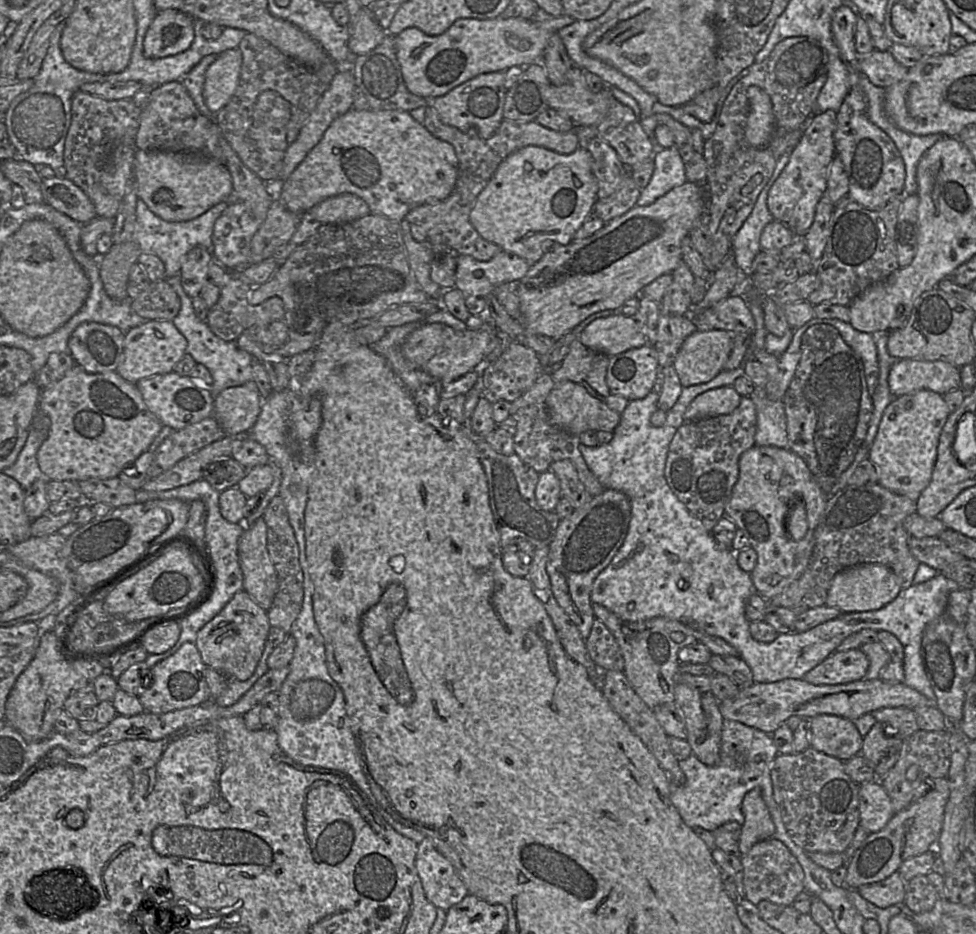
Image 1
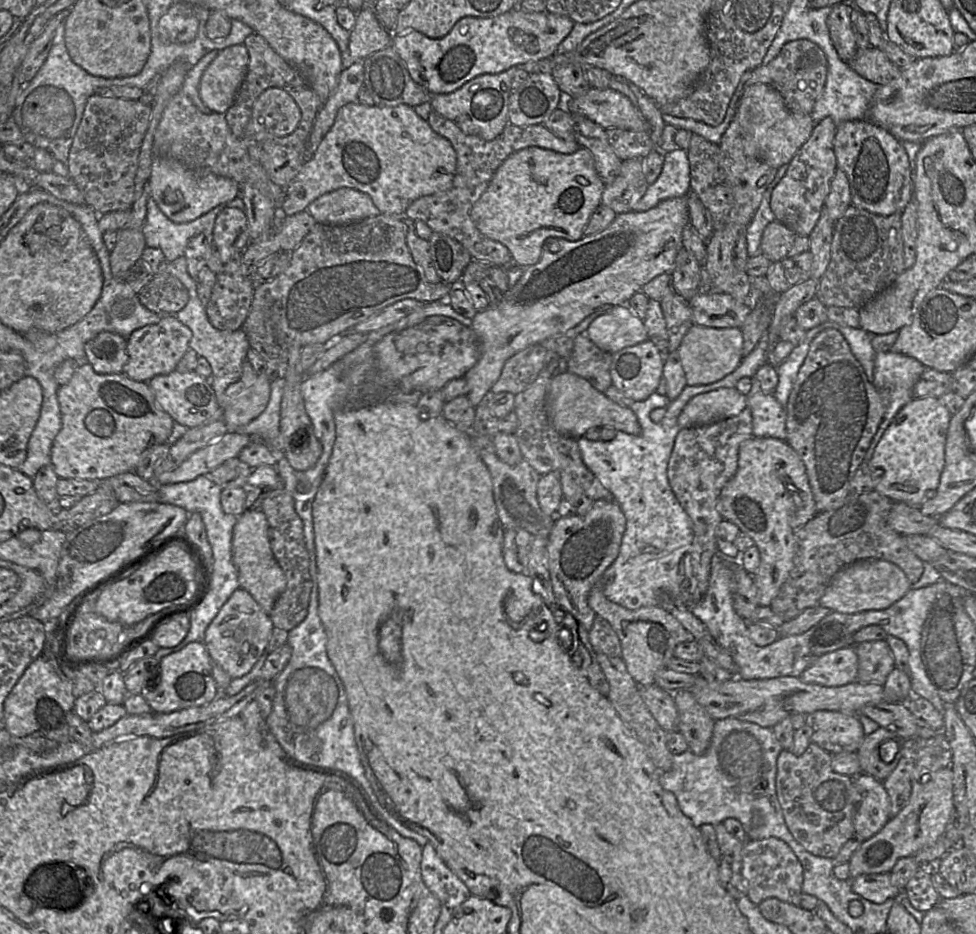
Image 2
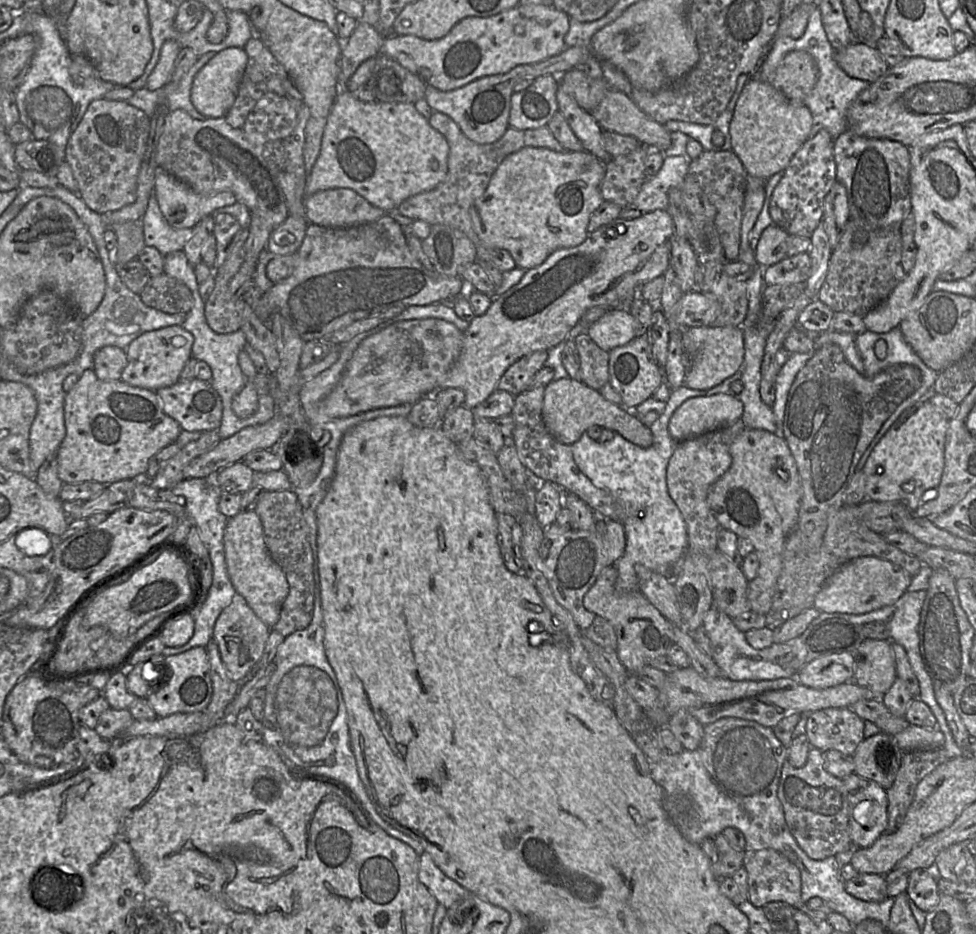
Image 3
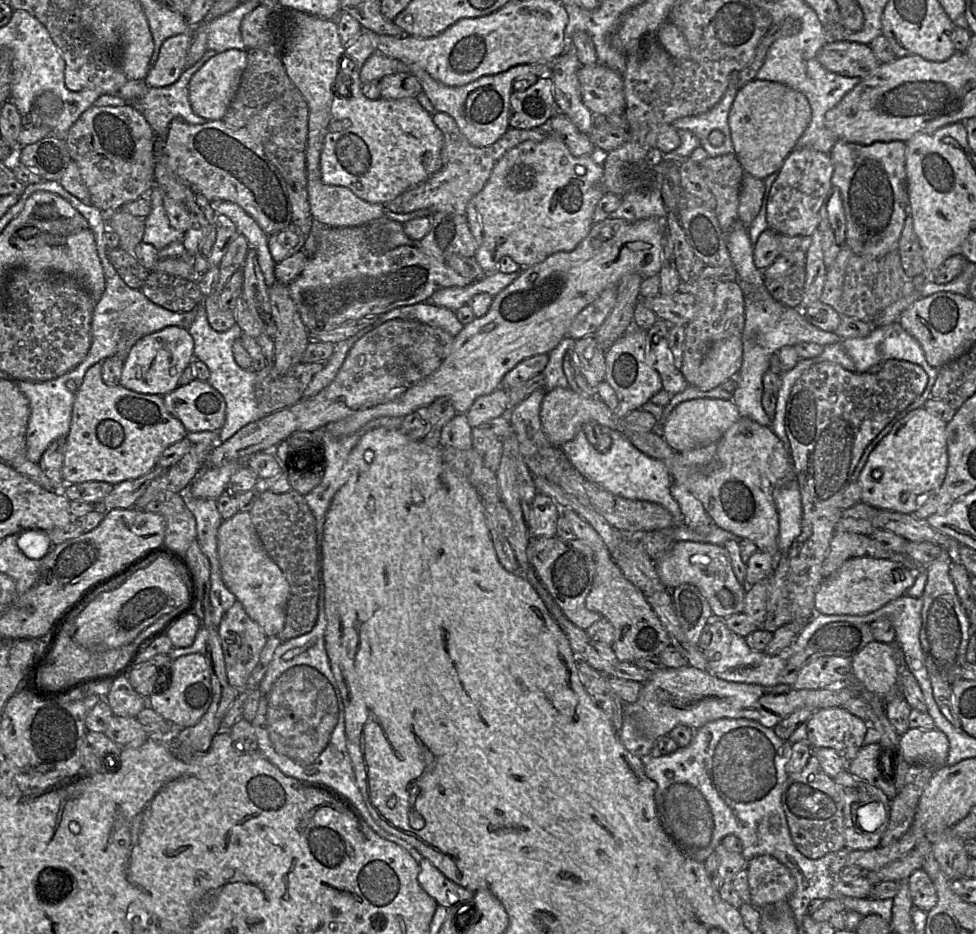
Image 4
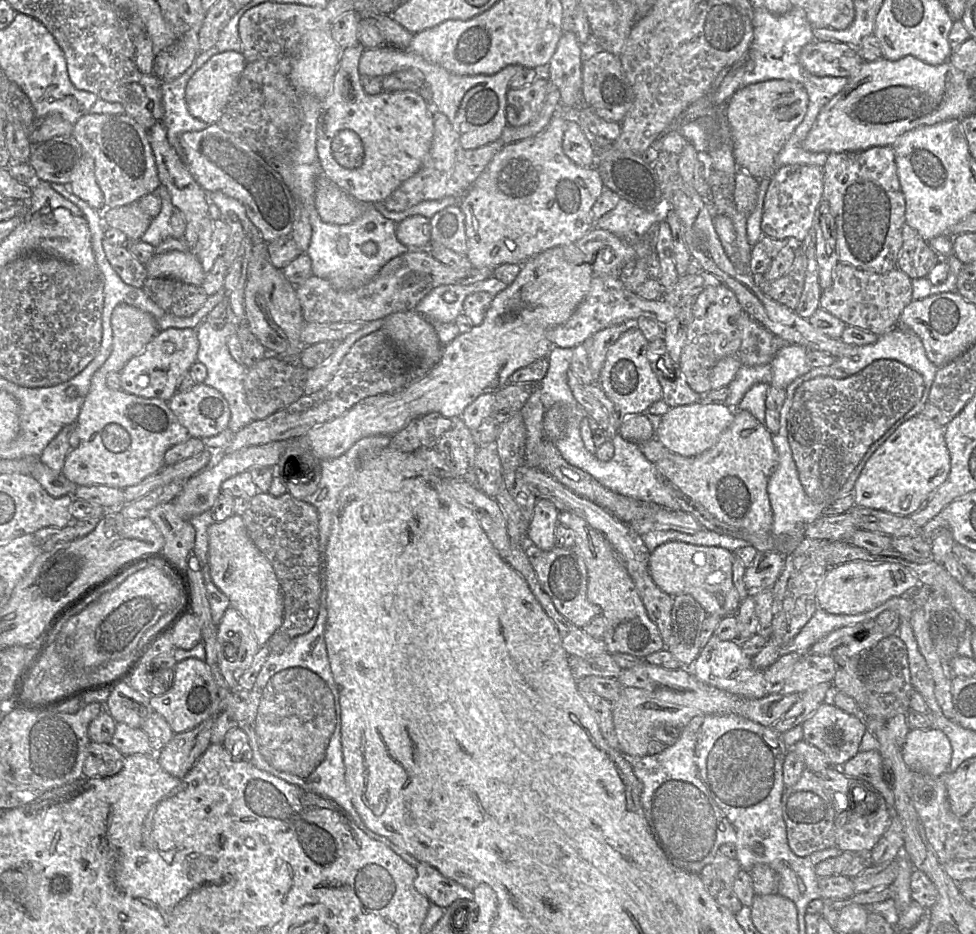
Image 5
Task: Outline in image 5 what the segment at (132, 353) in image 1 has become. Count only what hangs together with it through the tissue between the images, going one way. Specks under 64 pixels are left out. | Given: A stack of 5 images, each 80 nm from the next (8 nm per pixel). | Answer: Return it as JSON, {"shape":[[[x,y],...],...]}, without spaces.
{"shape":[[[168,328],[159,331],[141,353],[131,358],[121,375],[121,389],[143,398],[158,398],[168,402],[178,392],[183,374],[197,361],[199,341],[196,329]]]}

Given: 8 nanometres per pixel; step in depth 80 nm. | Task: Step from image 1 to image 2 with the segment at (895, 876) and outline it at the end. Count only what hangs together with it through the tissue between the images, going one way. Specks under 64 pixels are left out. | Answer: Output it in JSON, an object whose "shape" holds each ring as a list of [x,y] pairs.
{"shape":[[[889,873],[863,874],[850,878],[850,881],[855,893],[875,904],[882,904],[889,898],[895,898],[902,891],[892,884]]]}

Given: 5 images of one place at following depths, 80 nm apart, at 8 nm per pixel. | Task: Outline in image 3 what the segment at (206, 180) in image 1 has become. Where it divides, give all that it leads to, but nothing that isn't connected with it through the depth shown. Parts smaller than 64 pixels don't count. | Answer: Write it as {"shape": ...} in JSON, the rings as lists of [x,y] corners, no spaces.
{"shape":[[[159,169],[155,176],[153,194],[157,198],[162,214],[175,229],[193,228],[202,218],[211,215],[216,209],[233,205],[236,202],[231,192],[219,192],[213,195],[197,193],[190,186],[162,169]]]}

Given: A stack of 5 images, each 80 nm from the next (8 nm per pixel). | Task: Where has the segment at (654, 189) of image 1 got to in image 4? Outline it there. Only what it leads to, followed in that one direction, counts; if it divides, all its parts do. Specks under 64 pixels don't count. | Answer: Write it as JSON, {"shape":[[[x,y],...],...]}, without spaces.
{"shape":[[[655,189],[651,193],[638,193],[638,192],[627,192],[627,193],[625,193],[621,197],[620,206],[615,211],[610,213],[608,218],[611,218],[611,219],[612,218],[620,218],[620,219],[624,219],[624,220],[629,221],[629,222],[635,222],[638,220],[655,217],[658,219],[663,219],[664,225],[665,225],[666,214],[667,214],[667,209],[666,209],[666,206],[663,202],[663,199],[662,199],[662,191],[661,191],[661,189]]]}

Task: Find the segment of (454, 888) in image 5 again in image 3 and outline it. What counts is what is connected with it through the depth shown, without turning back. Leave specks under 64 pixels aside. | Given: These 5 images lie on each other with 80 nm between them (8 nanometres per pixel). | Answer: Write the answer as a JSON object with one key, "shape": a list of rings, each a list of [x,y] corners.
{"shape":[[[426,851],[419,859],[418,879],[435,896],[439,904],[448,909],[454,903],[472,894],[445,875]]]}

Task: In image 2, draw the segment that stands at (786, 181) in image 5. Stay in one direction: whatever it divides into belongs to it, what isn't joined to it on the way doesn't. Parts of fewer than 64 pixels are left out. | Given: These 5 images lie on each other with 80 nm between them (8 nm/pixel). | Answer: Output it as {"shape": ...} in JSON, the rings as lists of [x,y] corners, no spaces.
{"shape":[[[830,117],[824,118],[815,125],[810,137],[793,156],[785,175],[772,192],[770,208],[776,221],[787,226],[798,236],[809,237],[830,192],[831,181],[837,170],[837,159],[834,153],[837,127]]]}

